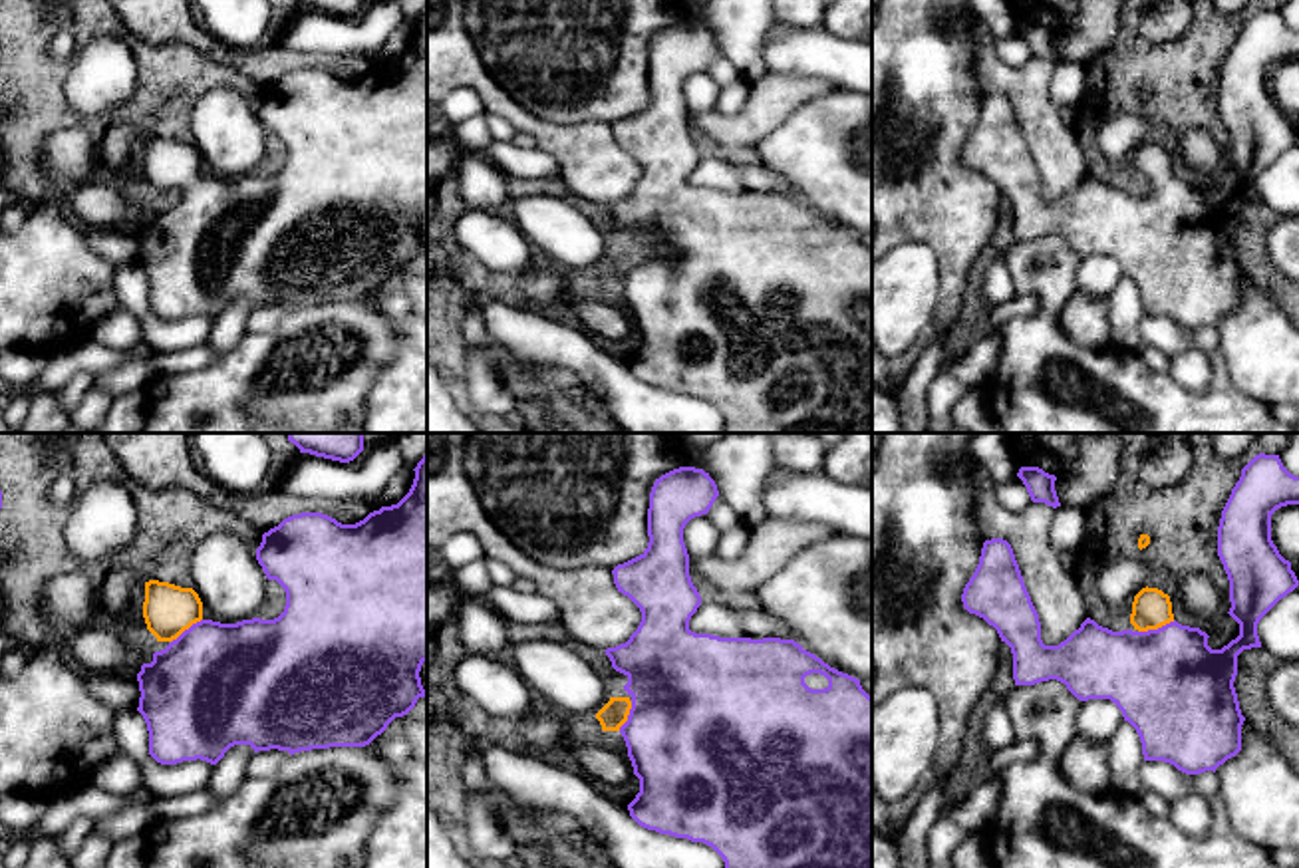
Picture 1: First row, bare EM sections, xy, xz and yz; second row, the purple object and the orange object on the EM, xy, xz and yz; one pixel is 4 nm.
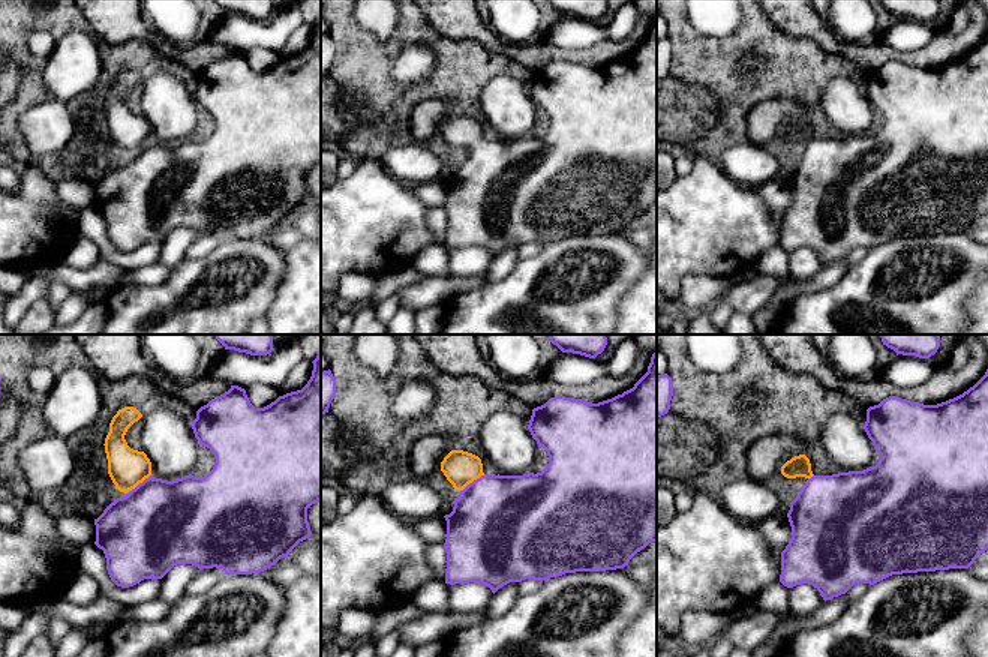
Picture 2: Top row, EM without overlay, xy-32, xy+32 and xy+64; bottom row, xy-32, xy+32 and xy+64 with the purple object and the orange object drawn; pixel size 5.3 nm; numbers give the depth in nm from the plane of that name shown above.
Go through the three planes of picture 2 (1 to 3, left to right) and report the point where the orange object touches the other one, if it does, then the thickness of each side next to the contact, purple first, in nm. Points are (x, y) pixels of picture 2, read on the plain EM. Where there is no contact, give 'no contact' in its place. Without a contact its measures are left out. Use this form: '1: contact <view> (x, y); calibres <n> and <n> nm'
1: contact xy-32 (140, 147); calibres 480 and 200 nm
2: contact xy+32 (474, 144); calibres 500 and 190 nm
3: contact xy+64 (811, 141); calibres 460 and 110 nm

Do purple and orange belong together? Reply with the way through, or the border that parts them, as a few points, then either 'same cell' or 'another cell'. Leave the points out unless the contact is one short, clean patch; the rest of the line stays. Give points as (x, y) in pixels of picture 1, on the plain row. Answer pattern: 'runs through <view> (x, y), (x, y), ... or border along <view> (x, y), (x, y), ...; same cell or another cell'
runs through yz (1172, 243), (1158, 183), (1151, 163); same cell

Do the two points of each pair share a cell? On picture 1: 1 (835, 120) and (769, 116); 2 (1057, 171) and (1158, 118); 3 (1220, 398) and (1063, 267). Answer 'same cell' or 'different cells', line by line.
1: different cells
2: different cells
3: same cell

